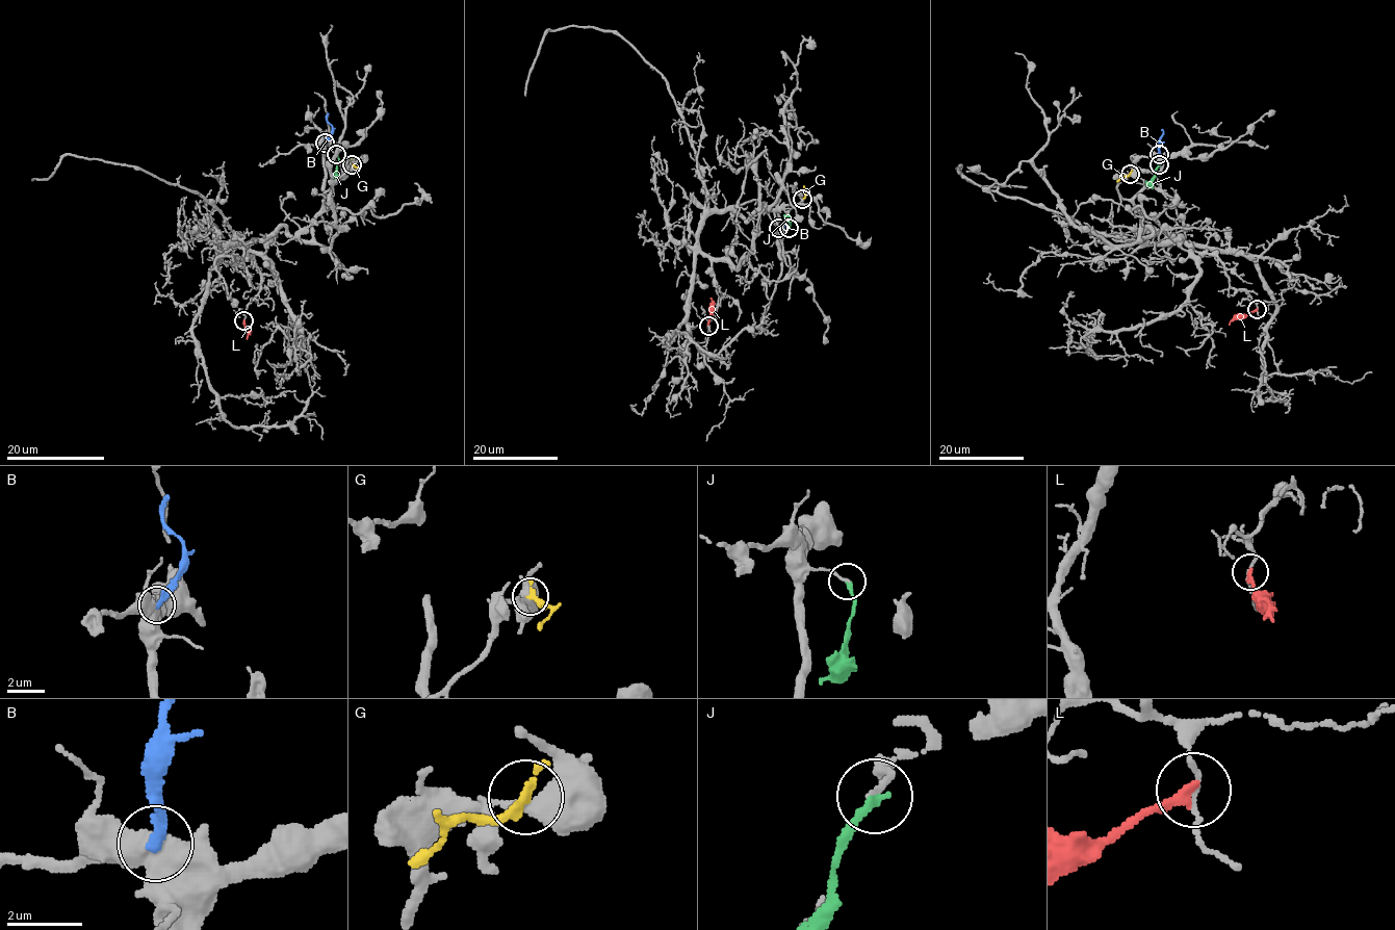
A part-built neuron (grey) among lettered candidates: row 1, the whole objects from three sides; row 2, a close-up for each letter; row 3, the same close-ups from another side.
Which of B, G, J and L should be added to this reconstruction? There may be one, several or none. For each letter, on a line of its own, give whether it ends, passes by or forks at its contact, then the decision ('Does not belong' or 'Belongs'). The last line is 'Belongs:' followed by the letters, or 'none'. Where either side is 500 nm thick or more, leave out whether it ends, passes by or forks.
B: Does not belong
G: It ends there. Does not belong
J: It ends there. Does not belong
L: It ends there. Does not belong
Belongs: none

